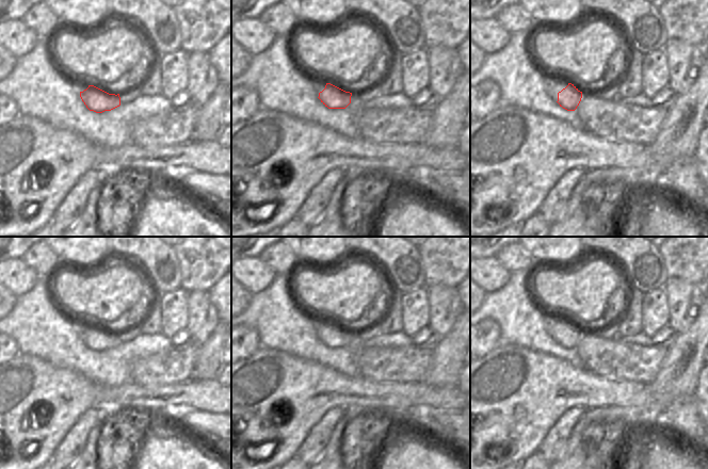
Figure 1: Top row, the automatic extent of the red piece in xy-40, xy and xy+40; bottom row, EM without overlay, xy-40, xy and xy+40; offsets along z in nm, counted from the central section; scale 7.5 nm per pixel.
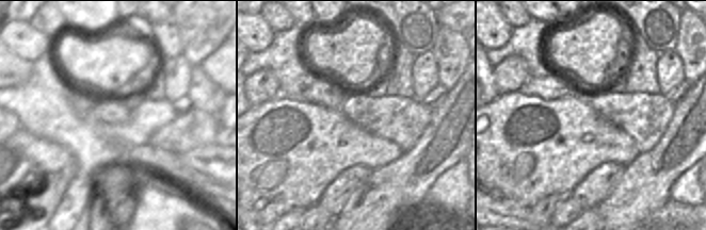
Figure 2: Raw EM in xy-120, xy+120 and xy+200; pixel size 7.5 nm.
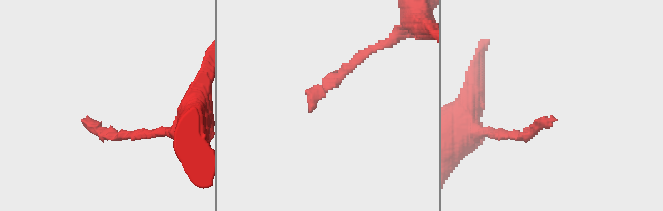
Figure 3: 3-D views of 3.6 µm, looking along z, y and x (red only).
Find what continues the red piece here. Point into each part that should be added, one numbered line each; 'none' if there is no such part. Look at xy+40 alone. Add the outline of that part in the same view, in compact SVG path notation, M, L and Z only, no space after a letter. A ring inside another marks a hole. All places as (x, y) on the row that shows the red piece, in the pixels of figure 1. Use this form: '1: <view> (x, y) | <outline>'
1: xy+40 (556, 85) | M548 77L547 81L549 84L549 95L558 101L558 93L565 88L569 82L563 79L554 79L552 77Z

